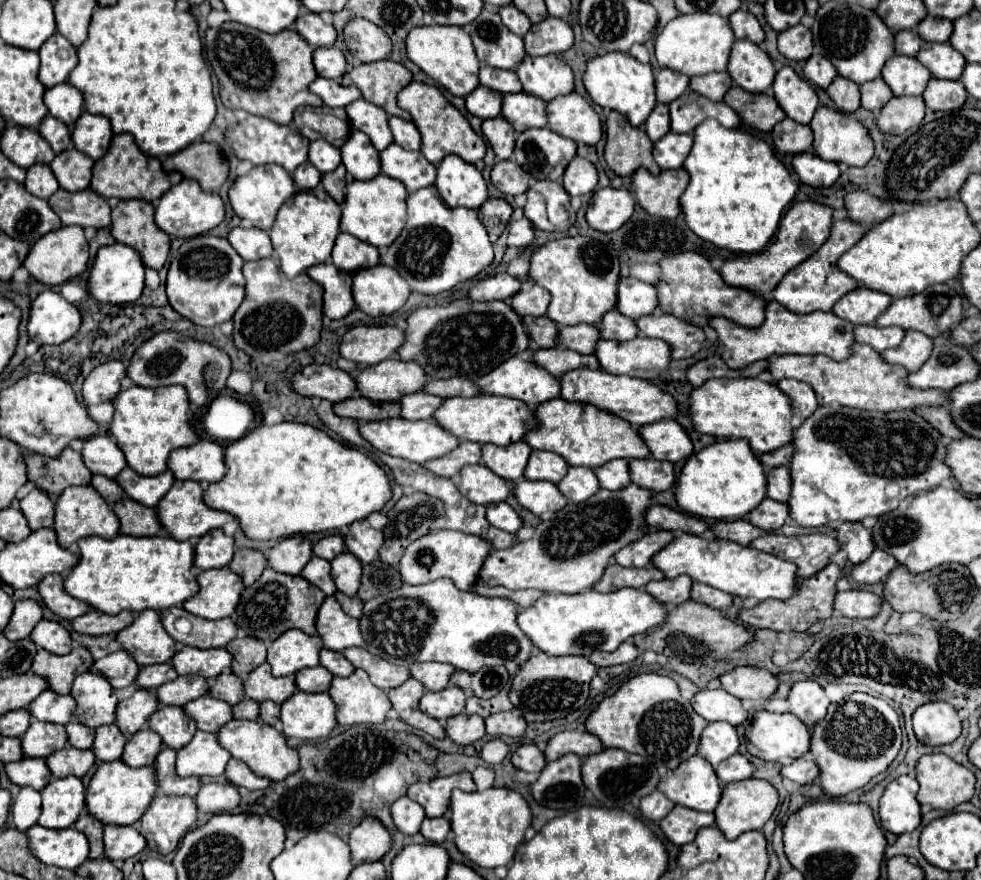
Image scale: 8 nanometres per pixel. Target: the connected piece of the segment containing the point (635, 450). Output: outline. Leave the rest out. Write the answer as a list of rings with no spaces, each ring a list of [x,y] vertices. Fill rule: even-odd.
[[[561,398],[549,400],[535,408],[537,428],[525,432],[523,442],[527,442],[533,450],[549,450],[565,458],[569,466],[585,466],[599,468],[601,464],[613,458],[647,458],[649,448],[643,444],[641,436],[635,428],[609,412],[597,412],[595,406],[569,404]]]

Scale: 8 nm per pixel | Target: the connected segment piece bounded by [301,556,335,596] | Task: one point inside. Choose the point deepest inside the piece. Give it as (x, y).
(318, 571)

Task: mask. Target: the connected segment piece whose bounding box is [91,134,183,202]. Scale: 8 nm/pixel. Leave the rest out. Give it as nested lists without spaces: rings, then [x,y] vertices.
[[[115,134],[111,148],[107,150],[107,154],[95,162],[93,168],[93,180],[91,180],[91,188],[105,196],[105,198],[119,198],[119,200],[129,200],[129,198],[141,198],[147,202],[157,202],[171,186],[177,185],[183,176],[181,173],[174,171],[167,174],[159,162],[159,158],[151,158],[145,156],[131,134]]]

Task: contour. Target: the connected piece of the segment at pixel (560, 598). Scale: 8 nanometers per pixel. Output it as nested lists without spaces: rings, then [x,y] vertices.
[[[621,588],[617,592],[581,592],[581,594],[543,594],[533,606],[517,616],[519,628],[533,646],[549,656],[585,656],[595,650],[613,652],[621,642],[635,634],[643,634],[665,620],[667,608],[645,590]]]

